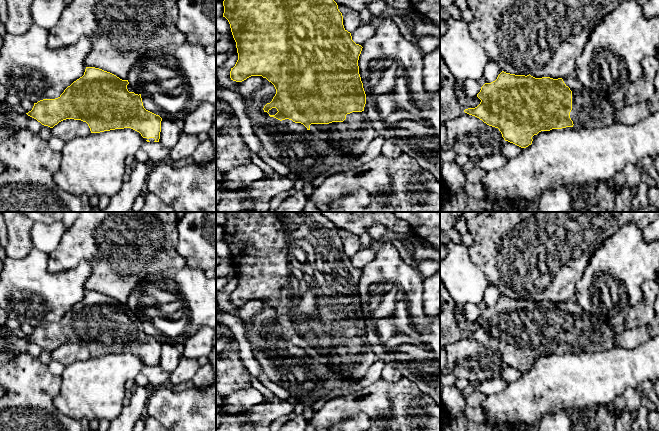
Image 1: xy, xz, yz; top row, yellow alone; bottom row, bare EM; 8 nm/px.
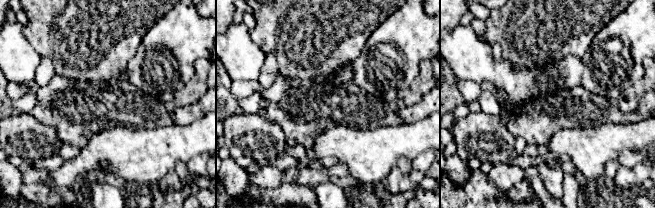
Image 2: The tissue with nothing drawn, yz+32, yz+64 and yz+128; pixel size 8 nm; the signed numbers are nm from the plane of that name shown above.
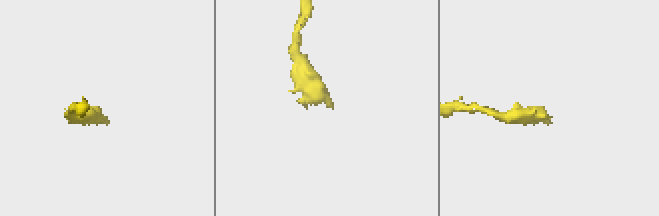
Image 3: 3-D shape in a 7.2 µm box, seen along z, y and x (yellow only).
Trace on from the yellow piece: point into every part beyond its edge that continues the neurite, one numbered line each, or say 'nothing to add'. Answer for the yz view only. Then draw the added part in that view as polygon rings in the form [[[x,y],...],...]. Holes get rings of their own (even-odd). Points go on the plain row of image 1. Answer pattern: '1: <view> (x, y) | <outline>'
1: yz (588, 335) | [[[575,301],[562,302],[572,315],[570,342],[575,353],[601,352],[614,347],[614,330],[607,323],[595,321]]]

